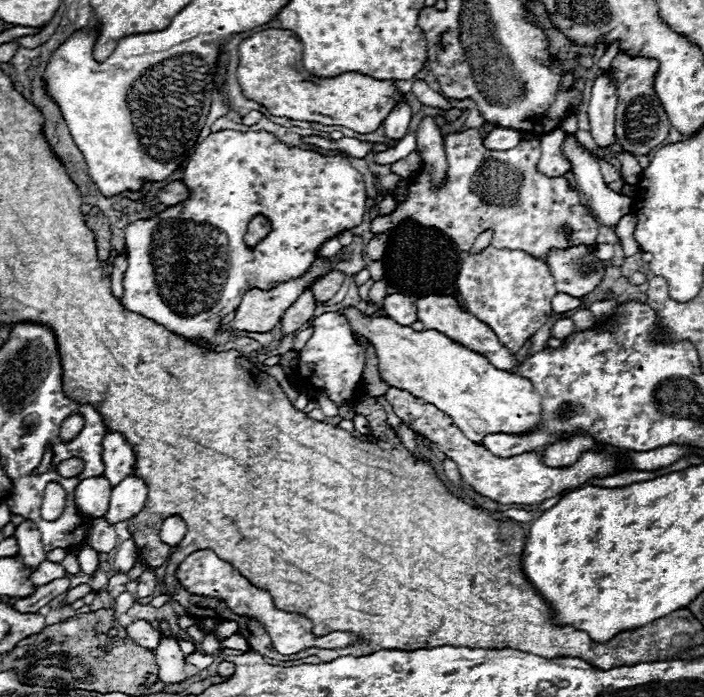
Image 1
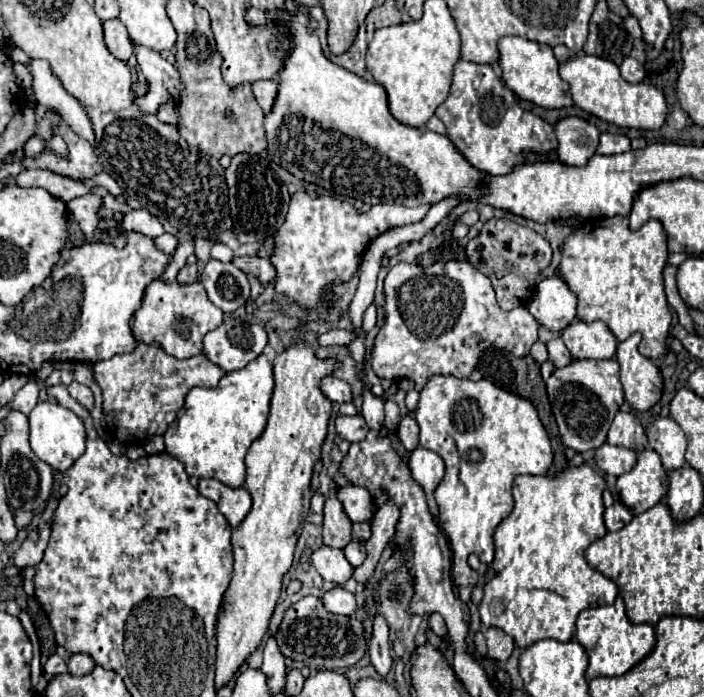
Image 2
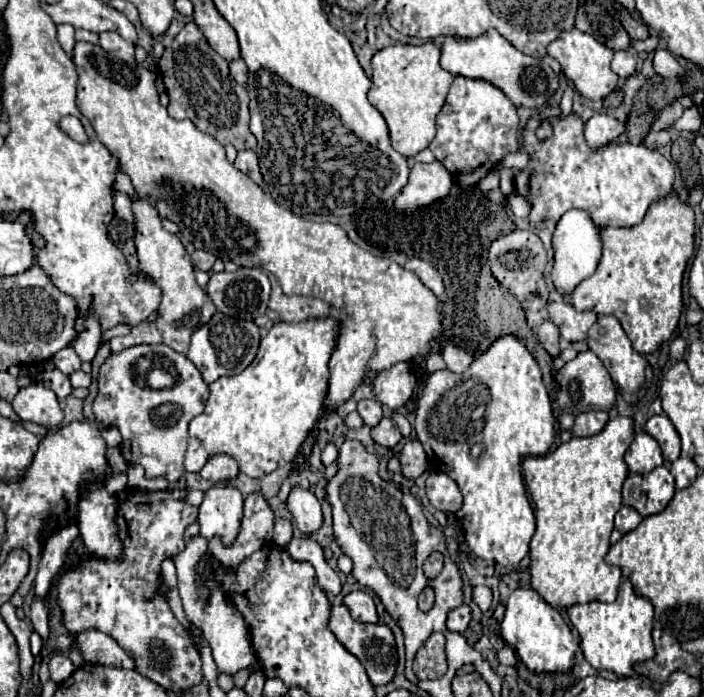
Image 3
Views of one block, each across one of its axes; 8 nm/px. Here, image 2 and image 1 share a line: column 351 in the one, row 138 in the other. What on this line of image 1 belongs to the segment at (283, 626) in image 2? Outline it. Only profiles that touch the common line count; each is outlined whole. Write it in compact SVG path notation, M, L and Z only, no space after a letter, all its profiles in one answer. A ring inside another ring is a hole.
M618 54L612 62L612 78L616 82L616 94L618 94L618 106L616 106L616 140L622 146L624 152L632 154L632 156L644 156L648 152L652 152L654 148L658 148L666 138L668 138L668 130L670 120L660 104L660 100L656 98L654 92L654 74L658 70L658 62L650 60L650 58L630 58L626 54Z

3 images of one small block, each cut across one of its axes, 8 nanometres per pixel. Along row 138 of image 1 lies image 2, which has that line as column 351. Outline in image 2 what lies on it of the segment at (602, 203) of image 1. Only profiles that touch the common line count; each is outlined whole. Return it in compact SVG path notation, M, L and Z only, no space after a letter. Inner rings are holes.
M326 546L318 548L312 554L312 562L324 580L336 584L344 584L348 578L352 578L354 572L354 566L346 560L344 552L338 548L326 548Z

